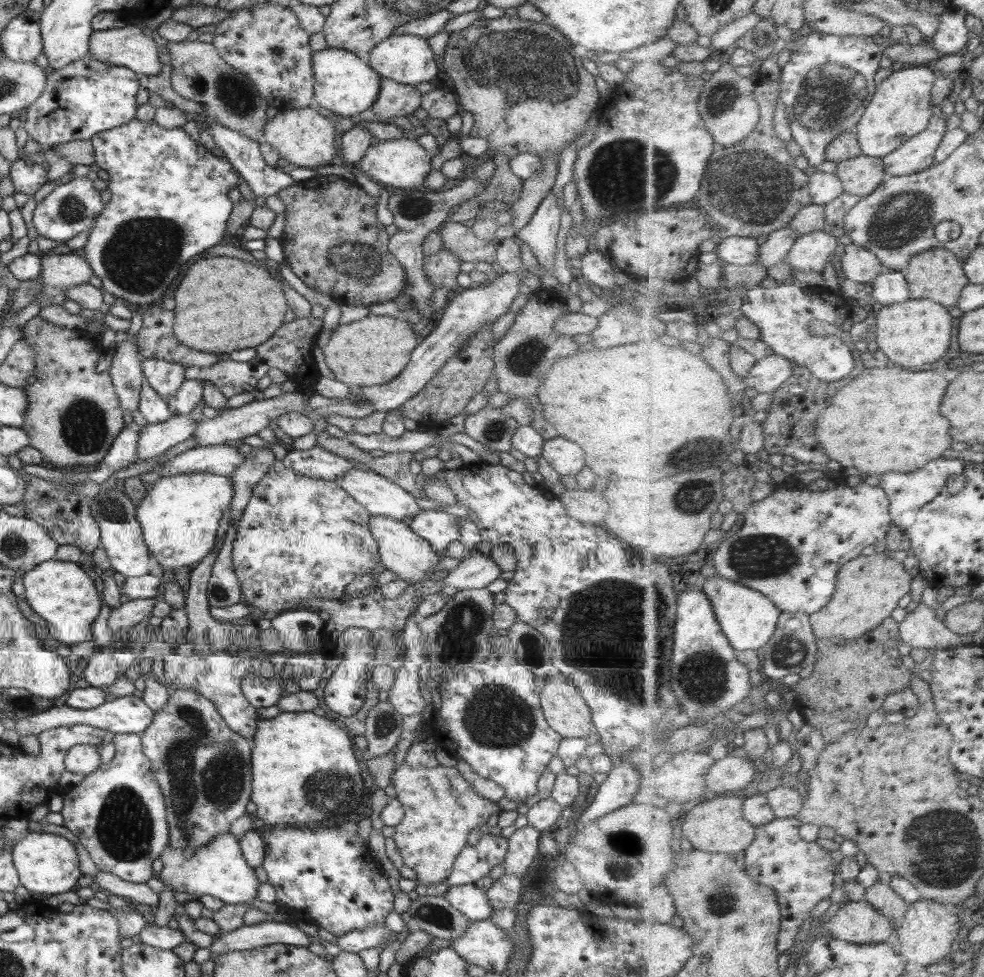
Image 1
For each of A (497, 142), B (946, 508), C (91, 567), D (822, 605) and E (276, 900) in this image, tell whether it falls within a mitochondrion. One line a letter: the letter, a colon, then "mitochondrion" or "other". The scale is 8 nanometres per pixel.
A: other
B: mitochondrion
C: other
D: other
E: other

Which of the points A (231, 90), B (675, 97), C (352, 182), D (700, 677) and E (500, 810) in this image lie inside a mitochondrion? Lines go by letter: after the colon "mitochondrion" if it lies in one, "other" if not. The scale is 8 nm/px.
A: mitochondrion
B: other
C: other
D: mitochondrion
E: other

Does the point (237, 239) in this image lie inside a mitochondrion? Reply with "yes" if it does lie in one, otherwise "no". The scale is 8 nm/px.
no

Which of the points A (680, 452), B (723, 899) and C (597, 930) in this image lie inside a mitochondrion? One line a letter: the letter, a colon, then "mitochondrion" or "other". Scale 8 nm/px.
A: mitochondrion
B: mitochondrion
C: other

